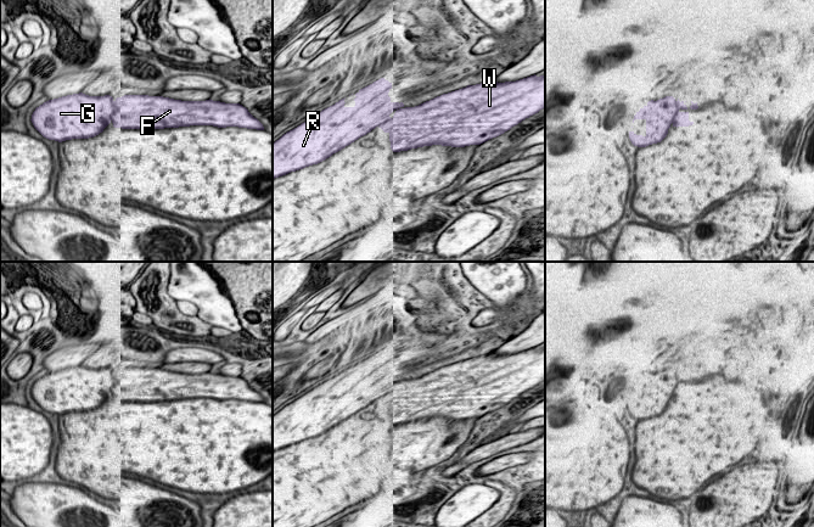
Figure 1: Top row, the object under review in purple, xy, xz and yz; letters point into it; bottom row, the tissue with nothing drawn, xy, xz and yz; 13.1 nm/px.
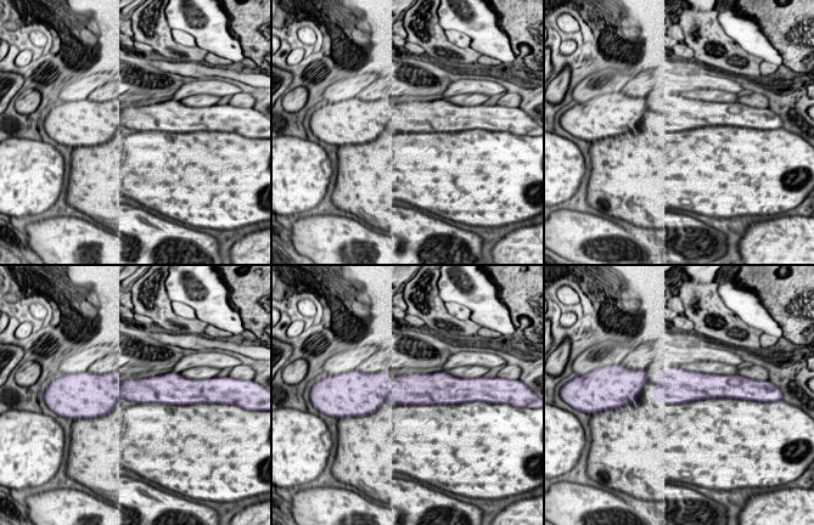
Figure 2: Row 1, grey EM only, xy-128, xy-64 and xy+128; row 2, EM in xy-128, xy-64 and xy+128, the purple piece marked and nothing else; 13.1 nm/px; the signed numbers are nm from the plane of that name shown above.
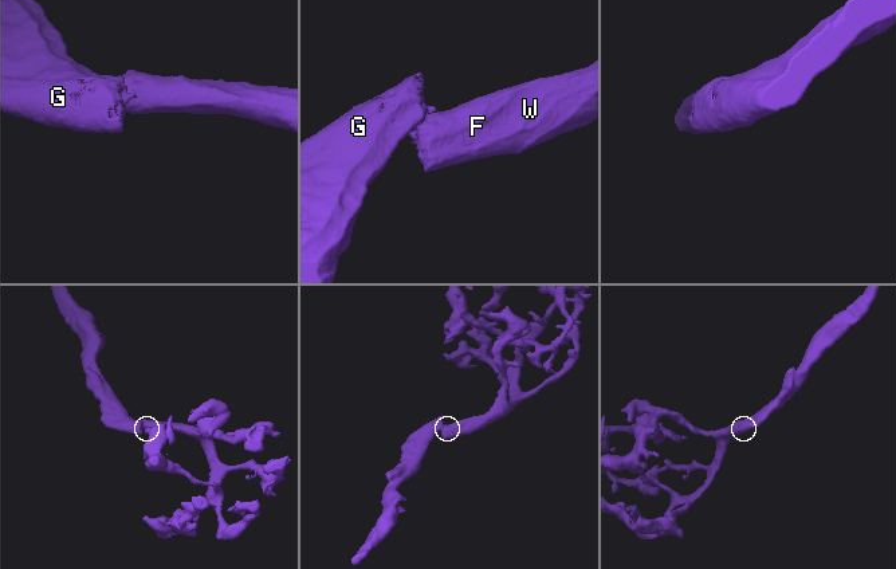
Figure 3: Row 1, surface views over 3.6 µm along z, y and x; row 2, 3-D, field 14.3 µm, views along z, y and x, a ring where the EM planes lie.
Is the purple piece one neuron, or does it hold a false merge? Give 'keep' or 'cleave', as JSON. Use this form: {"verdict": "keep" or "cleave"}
{"verdict": "keep"}

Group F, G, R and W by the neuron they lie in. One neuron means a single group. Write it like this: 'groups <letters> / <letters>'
groups F G R W

